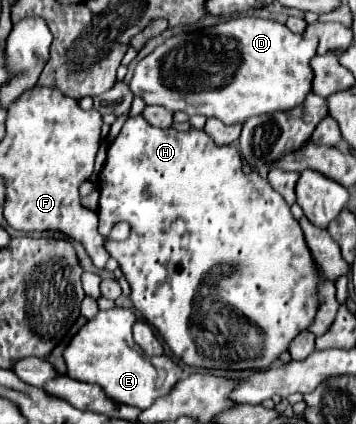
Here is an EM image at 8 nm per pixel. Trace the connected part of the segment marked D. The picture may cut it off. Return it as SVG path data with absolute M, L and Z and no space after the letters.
M259 17L231 19L213 27L205 27L191 33L175 33L165 39L155 51L137 63L129 89L133 95L143 97L147 105L159 105L169 111L185 111L187 115L215 117L227 125L243 123L249 117L289 111L303 103L305 95L311 91L313 71L309 67L311 57L315 57L317 39L307 39L305 35L291 33L285 25Z

